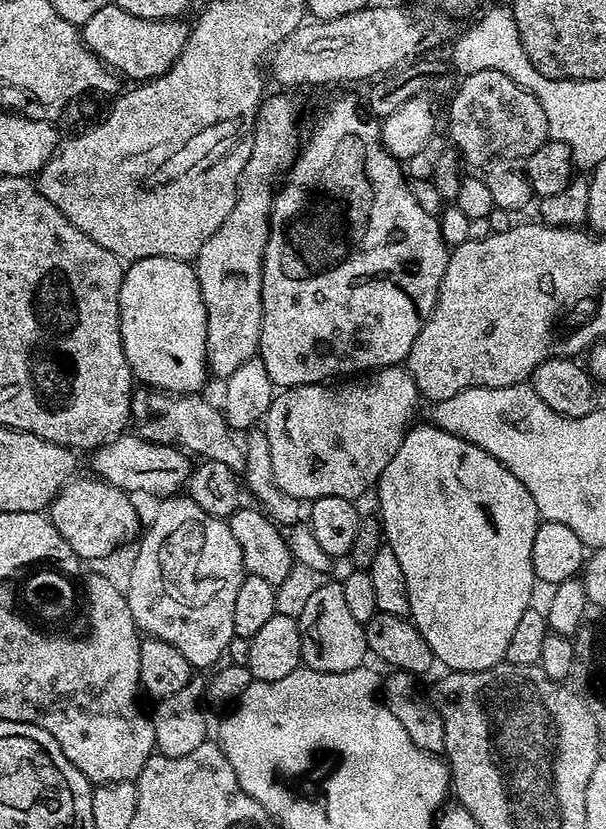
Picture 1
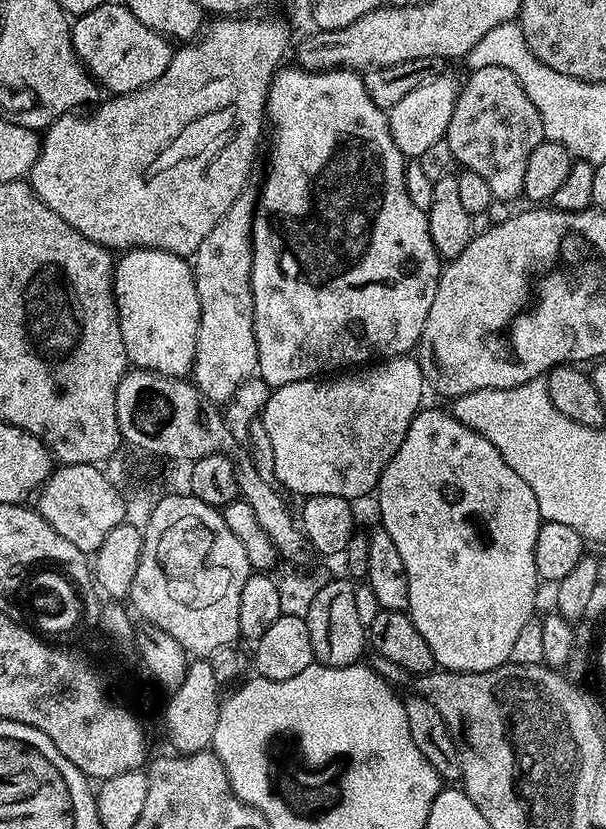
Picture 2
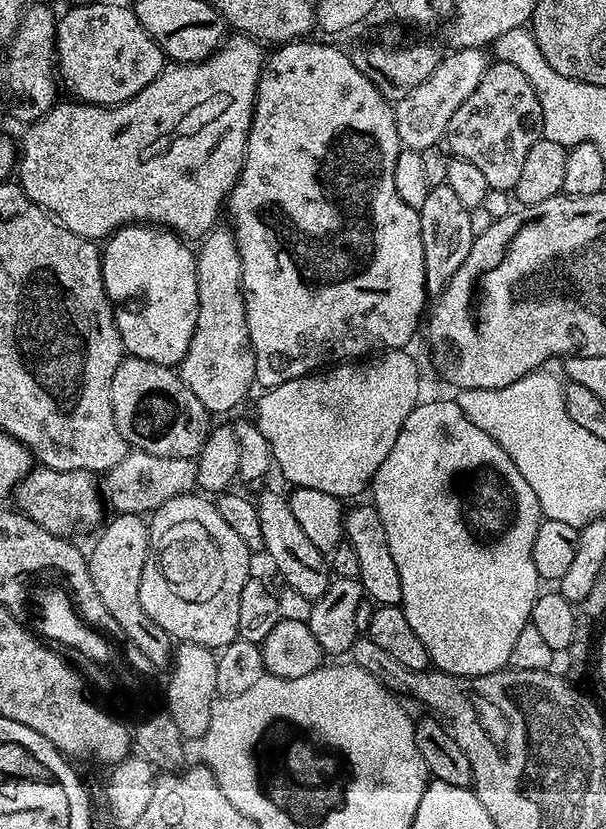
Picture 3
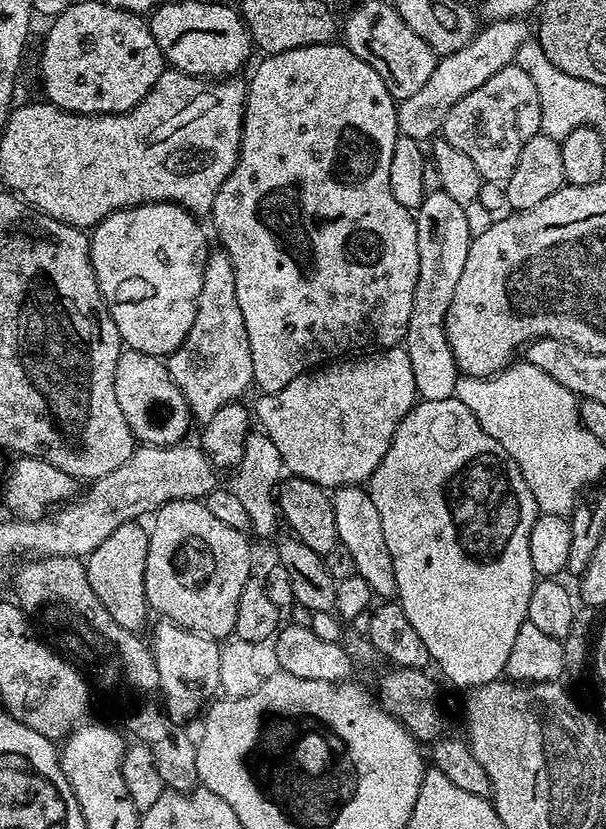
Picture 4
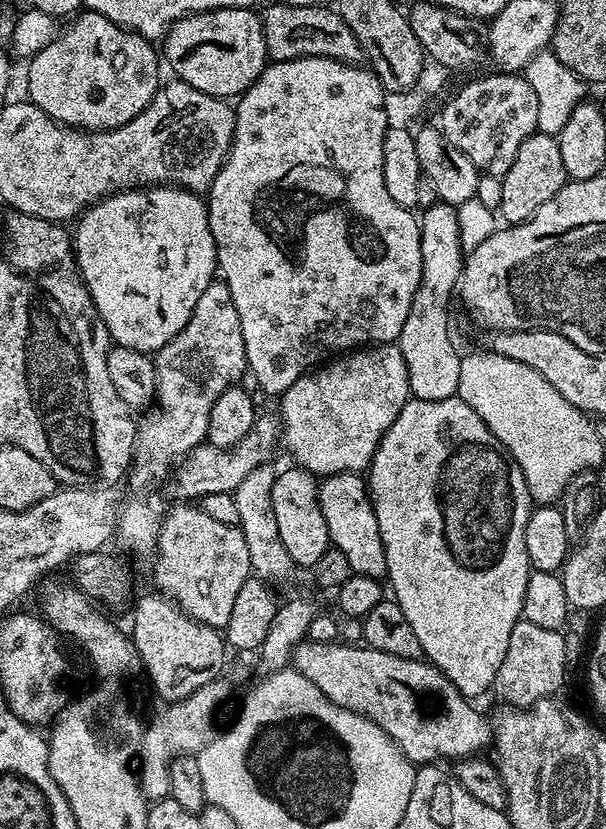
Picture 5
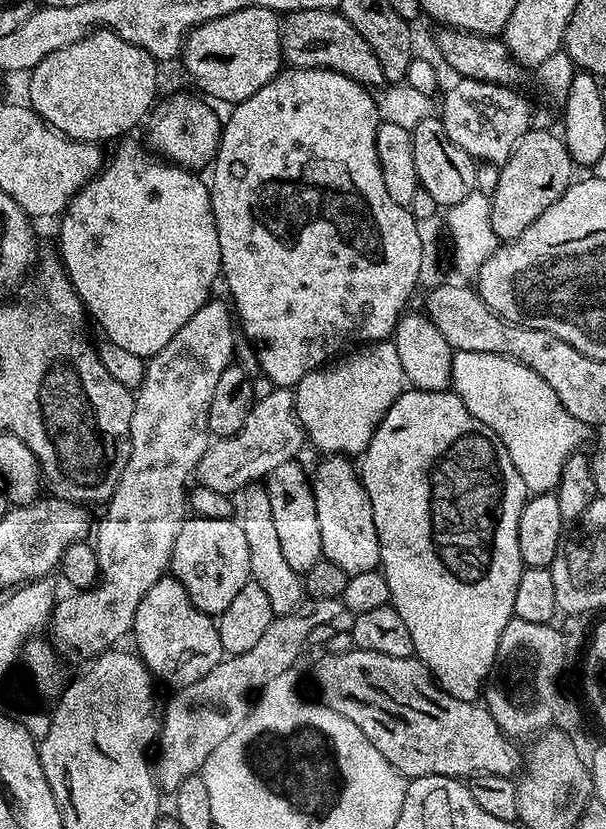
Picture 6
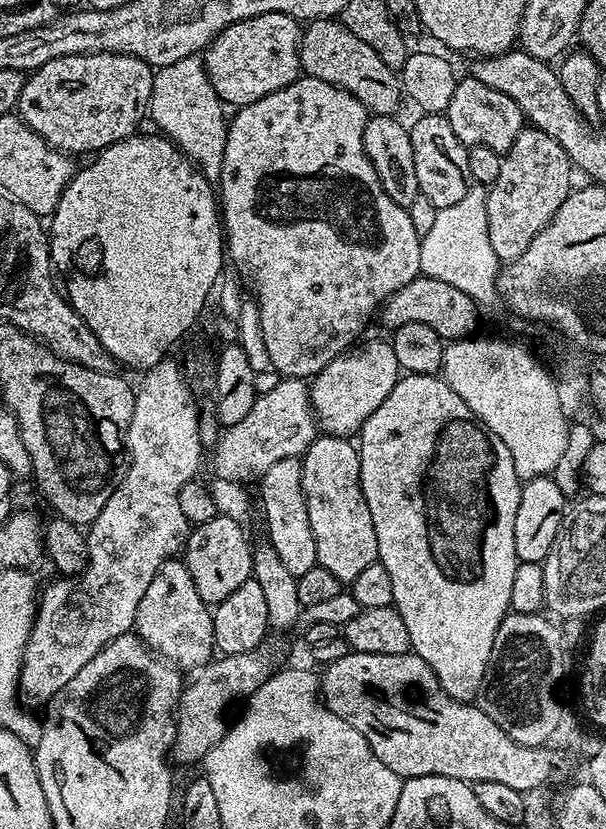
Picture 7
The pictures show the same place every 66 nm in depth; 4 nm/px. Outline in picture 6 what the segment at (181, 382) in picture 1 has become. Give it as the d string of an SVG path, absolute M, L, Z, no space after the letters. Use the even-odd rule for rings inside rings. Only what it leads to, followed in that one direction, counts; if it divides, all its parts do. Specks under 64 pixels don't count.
M124 144L113 156L110 156L111 163L100 169L96 177L88 181L87 186L79 192L76 197L68 203L62 215L59 217L60 223L60 249L58 255L64 265L70 282L74 290L80 296L80 301L84 304L87 315L92 316L100 323L100 328L105 332L107 343L122 346L122 350L130 350L130 354L138 354L145 358L158 354L194 314L208 299L212 288L212 283L218 280L221 275L220 270L220 247L218 246L218 230L214 222L214 210L212 209L212 193L209 185L199 180L195 171L173 166L168 162L157 162L153 153L147 147L139 148L136 144Z

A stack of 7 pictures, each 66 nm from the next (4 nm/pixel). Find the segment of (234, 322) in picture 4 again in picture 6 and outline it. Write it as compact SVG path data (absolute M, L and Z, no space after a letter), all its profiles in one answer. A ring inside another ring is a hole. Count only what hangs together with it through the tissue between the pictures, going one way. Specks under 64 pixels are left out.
M216 298L208 299L198 314L194 314L194 318L190 318L190 322L186 322L186 326L182 326L182 330L178 330L178 334L174 334L174 338L170 338L170 342L158 350L158 354L147 357L144 380L134 392L136 409L130 418L130 458L122 470L122 478L118 478L118 486L106 501L100 525L94 528L100 578L91 588L72 594L76 596L57 599L50 617L50 636L57 649L65 648L68 652L77 652L87 658L95 658L111 649L115 640L131 633L138 602L146 598L146 590L150 590L150 586L154 586L154 582L158 582L169 571L174 538L178 538L178 530L186 519L188 479L193 479L199 460L206 454L210 443L210 398L214 398L222 370L234 363L235 356L232 355L236 352L238 332L234 327L233 309L225 304Z

